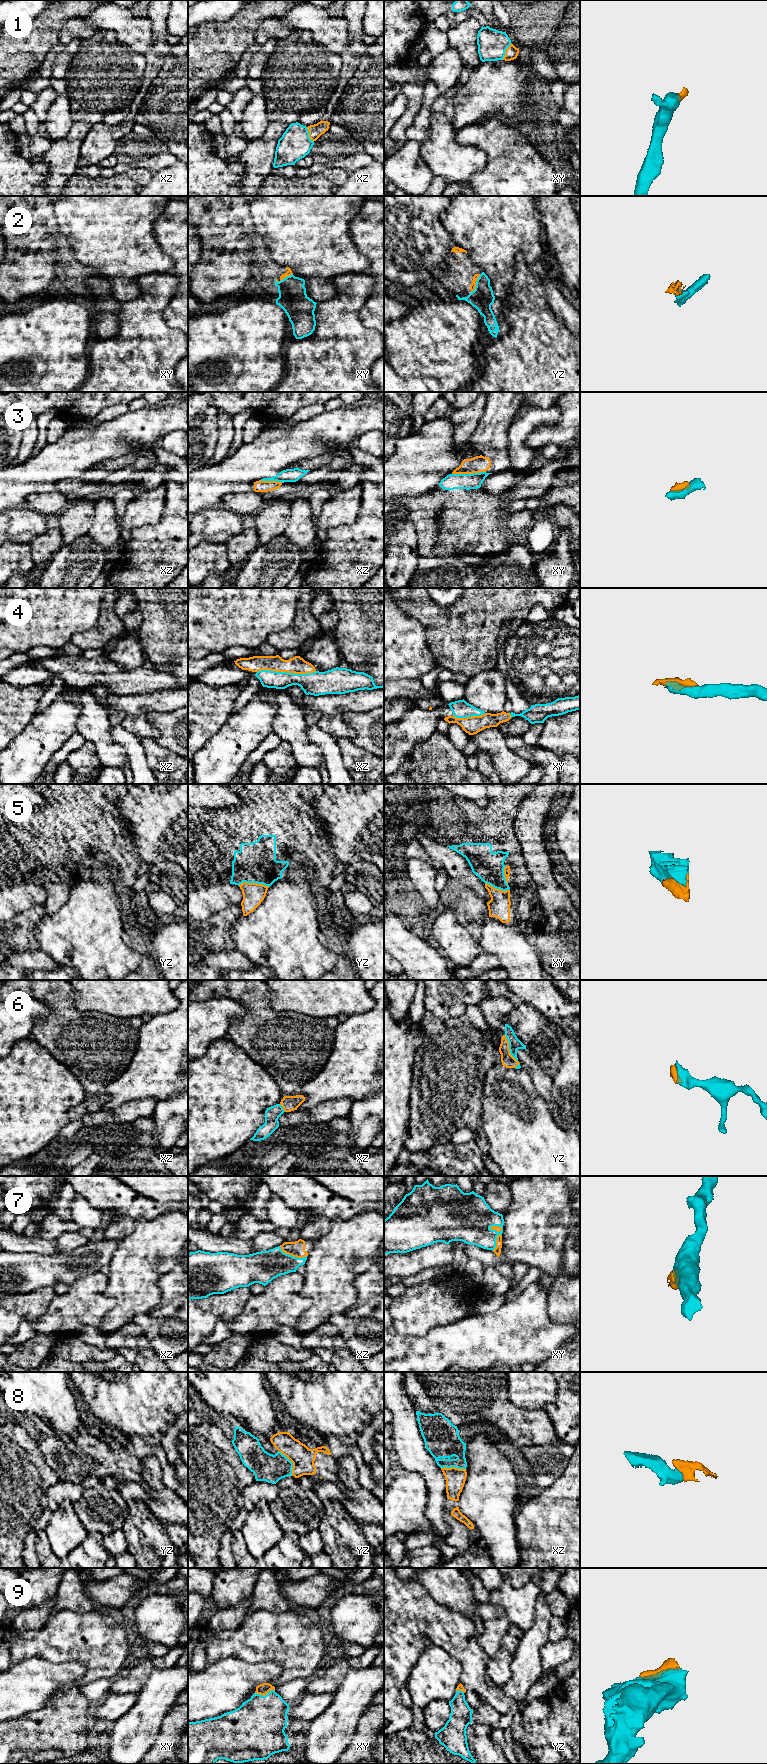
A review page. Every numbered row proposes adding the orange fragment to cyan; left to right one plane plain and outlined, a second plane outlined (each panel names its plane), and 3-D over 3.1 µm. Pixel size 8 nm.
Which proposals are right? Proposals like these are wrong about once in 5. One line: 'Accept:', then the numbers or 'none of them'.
Accept: 1, 3, 4, 5, 6, 7, 8, 9

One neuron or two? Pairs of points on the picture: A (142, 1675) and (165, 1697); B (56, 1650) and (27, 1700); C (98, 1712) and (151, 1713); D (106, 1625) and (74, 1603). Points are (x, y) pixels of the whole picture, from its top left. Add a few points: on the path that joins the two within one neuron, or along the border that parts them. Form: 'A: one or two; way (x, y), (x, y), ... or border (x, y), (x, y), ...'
A: two; border (168, 1667), (155, 1669), (137, 1694)
B: two; border (27, 1658), (41, 1657), (52, 1662), (74, 1661)
C: two; border (137, 1694), (135, 1703), (114, 1722)
D: two; border (63, 1609), (77, 1612), (94, 1610)

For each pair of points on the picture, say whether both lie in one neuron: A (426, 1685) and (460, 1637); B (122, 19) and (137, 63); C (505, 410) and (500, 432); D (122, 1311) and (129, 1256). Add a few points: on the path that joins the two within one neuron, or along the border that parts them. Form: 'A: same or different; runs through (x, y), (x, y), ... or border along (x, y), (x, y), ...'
A: different; border along (425, 1648), (441, 1646), (460, 1663), (461, 1673)
B: different; border along (115, 36), (133, 51), (144, 55)
C: same; runs through (500, 415), (500, 427)
D: same; runs through (129, 1297), (129, 1270)

